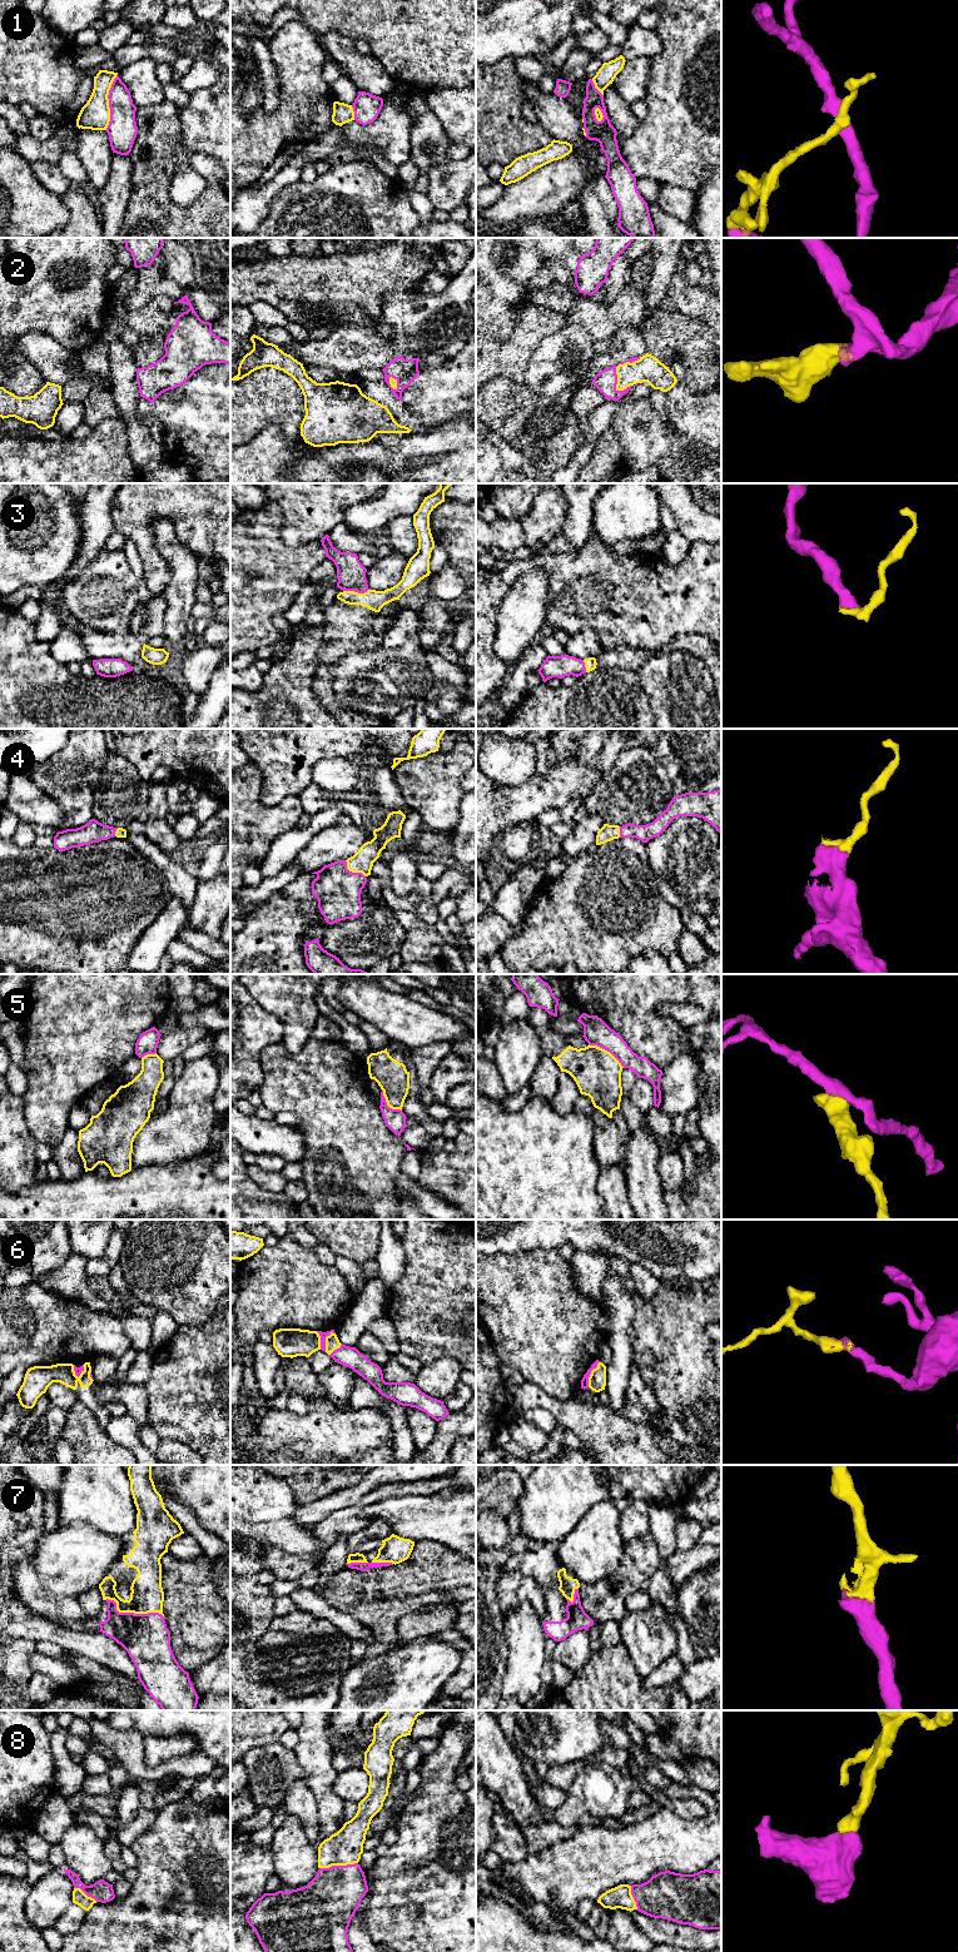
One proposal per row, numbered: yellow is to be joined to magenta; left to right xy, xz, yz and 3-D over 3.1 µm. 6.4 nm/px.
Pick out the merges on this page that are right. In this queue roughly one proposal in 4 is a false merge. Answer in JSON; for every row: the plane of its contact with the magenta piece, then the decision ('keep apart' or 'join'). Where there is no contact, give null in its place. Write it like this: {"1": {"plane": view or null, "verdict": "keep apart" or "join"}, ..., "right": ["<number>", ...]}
{"1": {"plane": "xy", "verdict": "keep apart"}, "2": {"plane": "yz", "verdict": "join"}, "3": {"plane": "xz", "verdict": "join"}, "4": {"plane": "xz", "verdict": "join"}, "5": {"plane": "yz", "verdict": "keep apart"}, "6": {"plane": "yz", "verdict": "join"}, "7": {"plane": "xy", "verdict": "join"}, "8": {"plane": "xz", "verdict": "join"}, "right": ["2", "3", "4", "6", "7", "8"]}

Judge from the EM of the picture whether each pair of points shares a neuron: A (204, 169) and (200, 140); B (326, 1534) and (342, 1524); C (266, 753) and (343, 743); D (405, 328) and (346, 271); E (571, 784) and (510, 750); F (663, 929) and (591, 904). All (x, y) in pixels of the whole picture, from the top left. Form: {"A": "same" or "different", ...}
{"A": "different", "B": "same", "C": "same", "D": "different", "E": "different", "F": "same"}

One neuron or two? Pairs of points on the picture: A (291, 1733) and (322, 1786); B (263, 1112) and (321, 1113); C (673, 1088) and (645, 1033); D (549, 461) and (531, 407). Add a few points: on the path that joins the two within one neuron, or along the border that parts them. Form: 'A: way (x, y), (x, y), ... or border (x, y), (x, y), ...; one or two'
A: border (296, 1729), (297, 1743), (292, 1748); two
B: border (262, 1103), (274, 1112); two
C: border (689, 1053), (678, 1053), (663, 1071); two
D: way (539, 447), (534, 442), (534, 425), (531, 421); one

